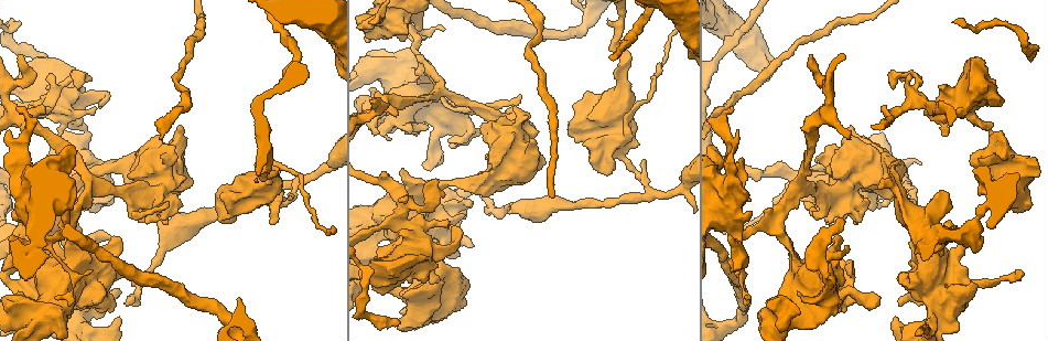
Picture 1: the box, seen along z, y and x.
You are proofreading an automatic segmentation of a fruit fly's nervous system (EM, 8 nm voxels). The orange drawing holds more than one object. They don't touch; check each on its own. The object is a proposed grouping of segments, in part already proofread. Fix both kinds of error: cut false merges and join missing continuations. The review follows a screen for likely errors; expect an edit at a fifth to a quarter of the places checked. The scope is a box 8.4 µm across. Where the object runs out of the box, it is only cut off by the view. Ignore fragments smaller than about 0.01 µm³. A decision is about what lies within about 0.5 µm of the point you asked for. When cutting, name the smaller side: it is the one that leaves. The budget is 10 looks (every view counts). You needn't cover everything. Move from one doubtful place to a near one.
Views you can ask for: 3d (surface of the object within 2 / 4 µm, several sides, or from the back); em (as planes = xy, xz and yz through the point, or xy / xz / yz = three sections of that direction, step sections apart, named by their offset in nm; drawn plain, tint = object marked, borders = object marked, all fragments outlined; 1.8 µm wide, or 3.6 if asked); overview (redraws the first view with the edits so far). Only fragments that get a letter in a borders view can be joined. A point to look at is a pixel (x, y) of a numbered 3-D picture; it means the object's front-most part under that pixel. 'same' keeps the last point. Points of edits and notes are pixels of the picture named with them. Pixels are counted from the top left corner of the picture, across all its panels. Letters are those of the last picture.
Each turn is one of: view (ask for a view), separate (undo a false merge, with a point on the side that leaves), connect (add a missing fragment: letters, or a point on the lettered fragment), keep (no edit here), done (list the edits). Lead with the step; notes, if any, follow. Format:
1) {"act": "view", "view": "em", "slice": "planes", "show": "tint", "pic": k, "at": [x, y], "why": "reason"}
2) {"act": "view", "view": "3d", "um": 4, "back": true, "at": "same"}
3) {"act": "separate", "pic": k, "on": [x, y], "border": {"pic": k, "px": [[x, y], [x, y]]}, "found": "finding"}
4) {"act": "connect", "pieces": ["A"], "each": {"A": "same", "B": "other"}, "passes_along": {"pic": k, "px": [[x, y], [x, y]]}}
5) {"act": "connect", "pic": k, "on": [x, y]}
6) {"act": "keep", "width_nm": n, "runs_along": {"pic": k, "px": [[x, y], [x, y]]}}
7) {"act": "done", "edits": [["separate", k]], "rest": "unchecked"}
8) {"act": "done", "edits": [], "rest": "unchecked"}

{"act": "view", "view": "em", "um": 3.6, "slice": "xy", "step": 4, "show": "borders", "pic": 1, "at": [619, 121], "why": "four or more arms meet"}

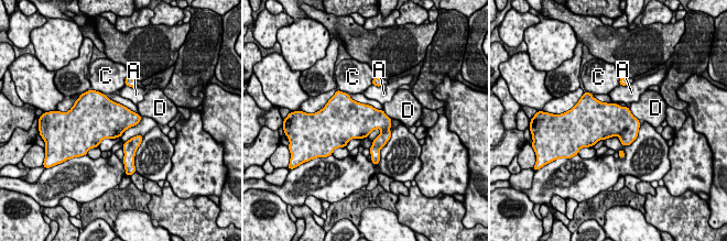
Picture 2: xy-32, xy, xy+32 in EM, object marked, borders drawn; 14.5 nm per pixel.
{"act": "view", "view": "em", "um": 3.6, "slice": "planes", "show": "borders", "at": "same"}

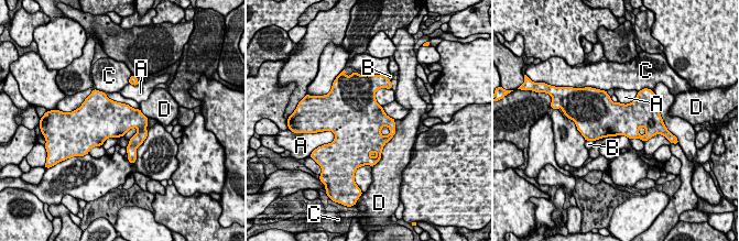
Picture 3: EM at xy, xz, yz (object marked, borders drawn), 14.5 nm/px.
{"act": "keep", "each": {"A": "other", "B": "other", "C": "other", "D": "other"}, "border": {"pic": 3, "px": [[638, 91], [630, 102], [618, 102]]}, "found": "all the same neuron"}

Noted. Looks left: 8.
{"act": "view", "view": "em", "slice": "planes", "show": "borders", "pic": 1, "at": [646, 189]}

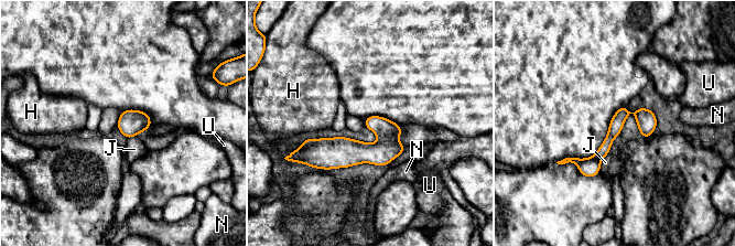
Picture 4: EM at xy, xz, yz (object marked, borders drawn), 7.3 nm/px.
{"act": "separate", "pic": 4, "on": [614, 130], "longest_contact_nm": ["J", 160], "each": {"H": "other", "J": "other", "N": "other", "U": "other"}, "part_leaving": {"pic": 4, "px": [[309, 147], [322, 151], [401, 148]]}, "found": "two neurons meet here"}

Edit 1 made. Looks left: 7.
{"act": "view", "view": "3d", "um": 2, "pic": 1, "at": [78, 325], "why": "sharp bend"}

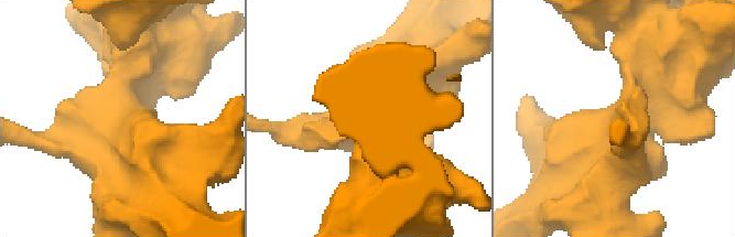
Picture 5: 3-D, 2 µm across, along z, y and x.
{"act": "view", "view": "em", "slice": "planes", "show": "borders", "pic": 5, "at": [125, 119]}

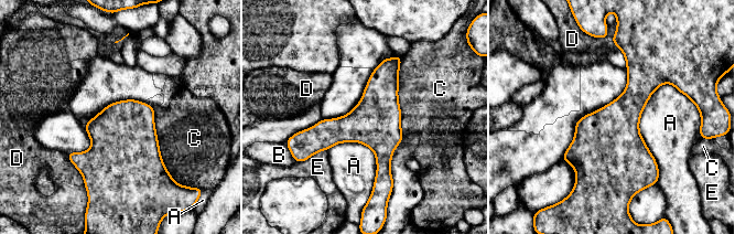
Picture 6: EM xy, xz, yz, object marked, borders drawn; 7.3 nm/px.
{"act": "keep", "width_nm": 380, "each": {"A": "other", "B": "other", "C": "other", "D": "other", "E": "other"}, "border": {"pic": 6, "px": [[668, 82], [639, 120], [658, 178]]}, "found": "one neuron here"}

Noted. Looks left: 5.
{"act": "view", "view": "em", "slice": "planes", "show": "borders", "pic": 1, "at": [405, 33], "why": "stops while still wide"}

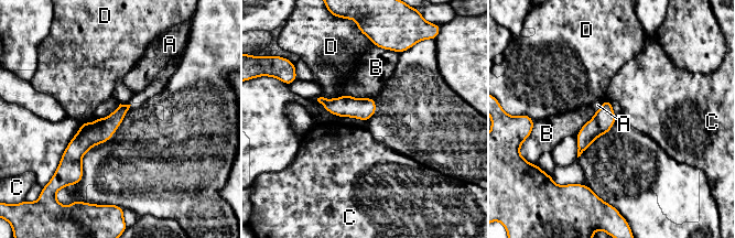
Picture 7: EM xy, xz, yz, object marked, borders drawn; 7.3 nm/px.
{"act": "keep", "each": {"A": "other", "B": "other", "C": "other", "D": "other"}, "border": {"pic": 7, "px": [[120, 103], [130, 105]]}, "found": "none of them fits"}

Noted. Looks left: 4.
{"act": "view", "view": "3d", "um": 4, "pic": 1, "at": [379, 221], "why": "looks like a crossing"}

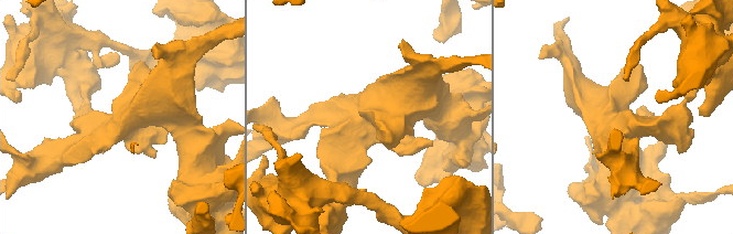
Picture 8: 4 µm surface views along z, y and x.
{"act": "view", "view": "em", "um": 3.6, "slice": "planes", "show": "plain", "pic": 8, "at": [617, 125]}

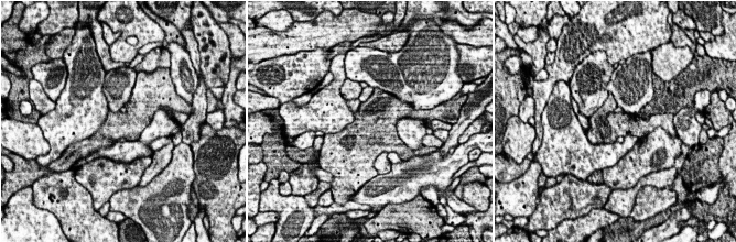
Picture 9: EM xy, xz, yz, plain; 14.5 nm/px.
{"act": "view", "view": "em", "um": 3.6, "slice": "planes", "show": "borders", "at": "same"}

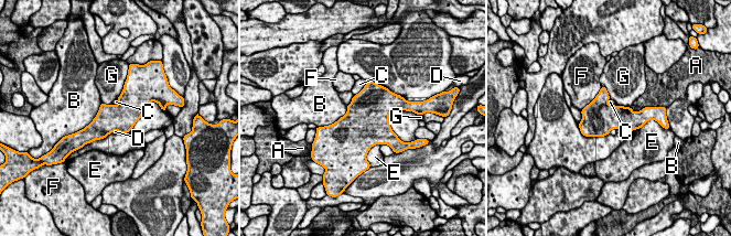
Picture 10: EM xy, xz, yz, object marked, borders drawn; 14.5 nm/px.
{"act": "keep", "each": {"A": "other", "B": "other", "C": "other", "D": "other", "E": "other", "F": "other", "G": "other"}, "border": {"pic": 10, "px": [[605, 103], [617, 105]]}, "found": "one neuron here"}

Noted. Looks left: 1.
{"act": "done", "edits": [["separate", 4]], "rest": "unchecked"}

